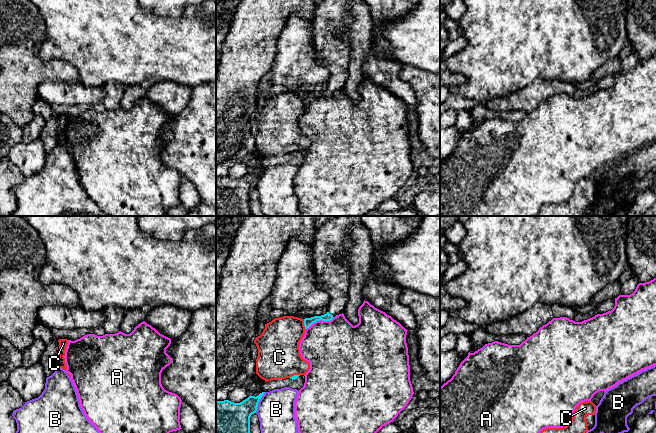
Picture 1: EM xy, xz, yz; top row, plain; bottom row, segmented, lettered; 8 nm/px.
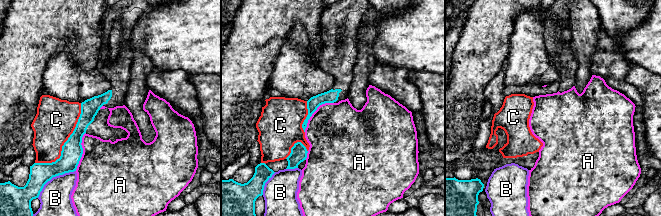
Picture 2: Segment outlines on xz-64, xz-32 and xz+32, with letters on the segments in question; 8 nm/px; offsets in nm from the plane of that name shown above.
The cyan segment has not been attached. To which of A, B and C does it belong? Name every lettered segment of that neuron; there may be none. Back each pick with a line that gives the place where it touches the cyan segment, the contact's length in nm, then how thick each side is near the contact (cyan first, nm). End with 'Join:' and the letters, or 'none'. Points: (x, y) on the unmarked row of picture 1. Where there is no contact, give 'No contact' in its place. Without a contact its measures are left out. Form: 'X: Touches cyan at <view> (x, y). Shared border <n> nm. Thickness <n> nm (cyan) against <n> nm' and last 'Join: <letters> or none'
Join: none

